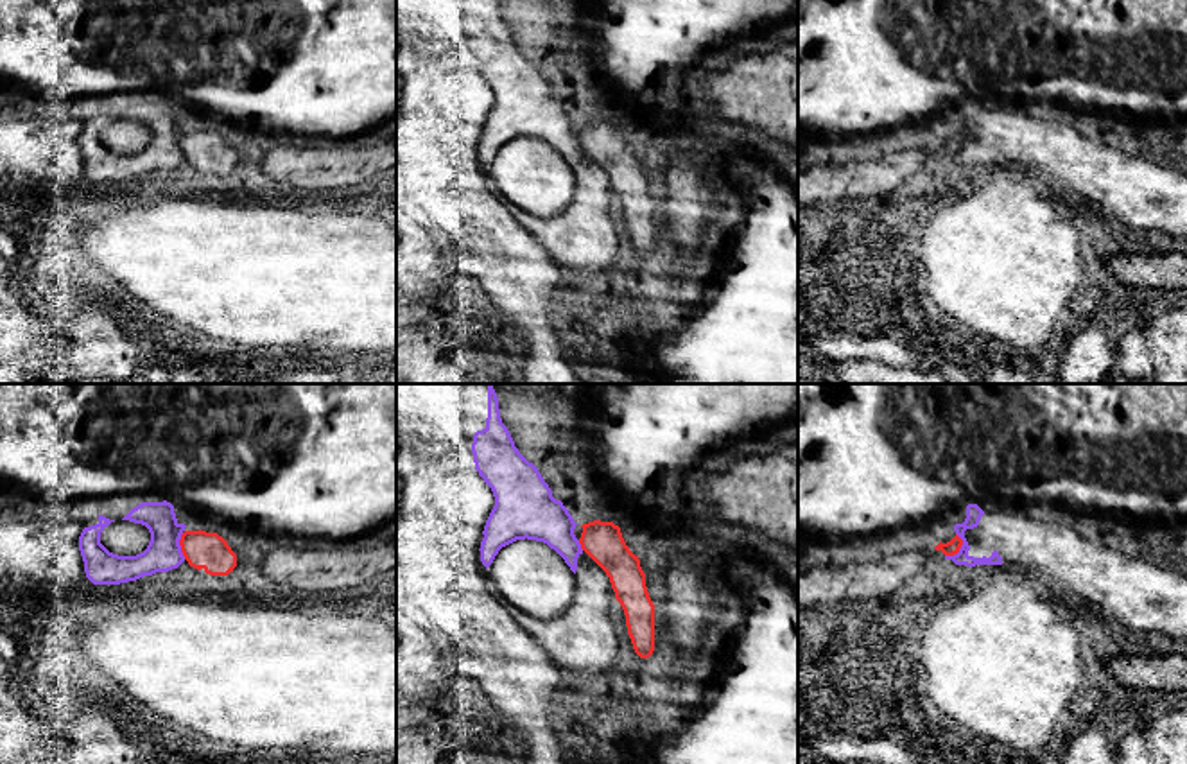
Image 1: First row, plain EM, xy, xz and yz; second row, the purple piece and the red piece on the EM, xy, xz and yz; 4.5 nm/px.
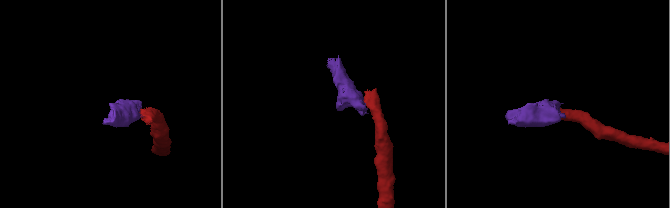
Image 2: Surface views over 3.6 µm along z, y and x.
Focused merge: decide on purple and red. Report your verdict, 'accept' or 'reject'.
reject

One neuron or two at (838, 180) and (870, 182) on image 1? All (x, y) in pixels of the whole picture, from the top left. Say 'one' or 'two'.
one

